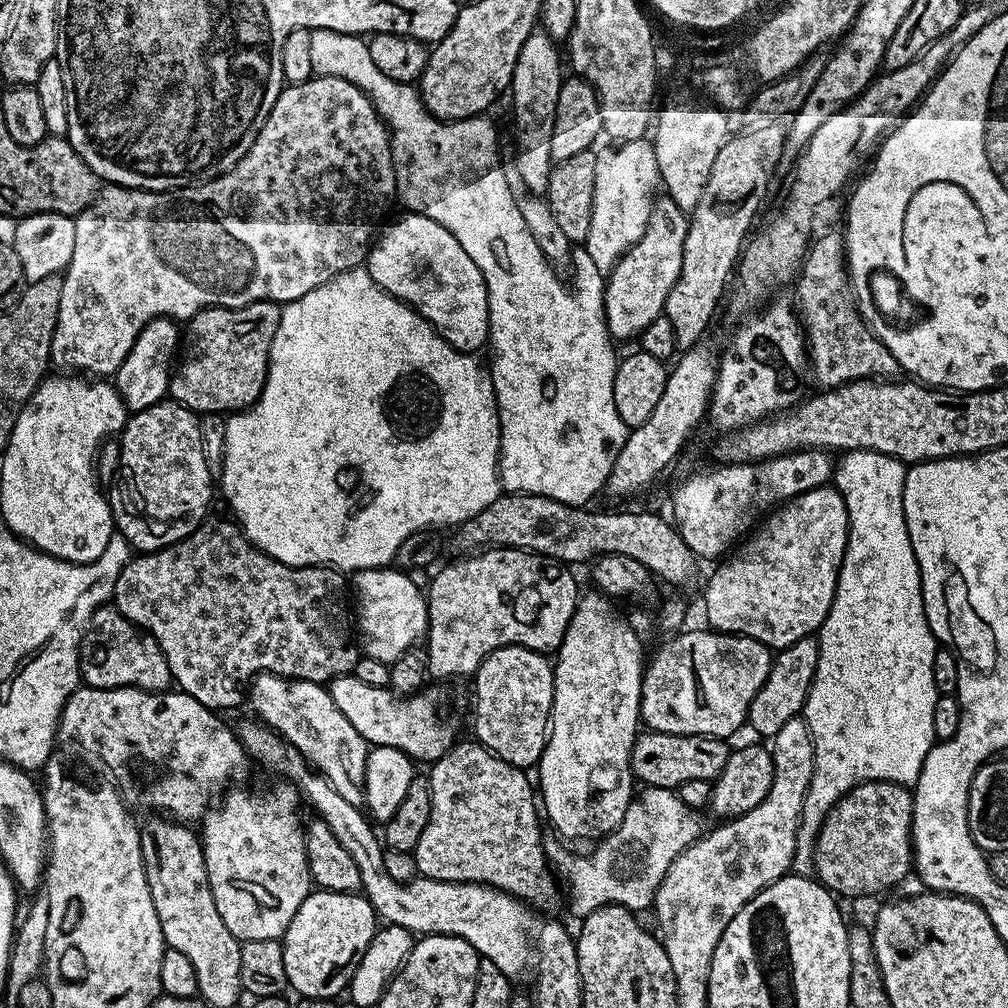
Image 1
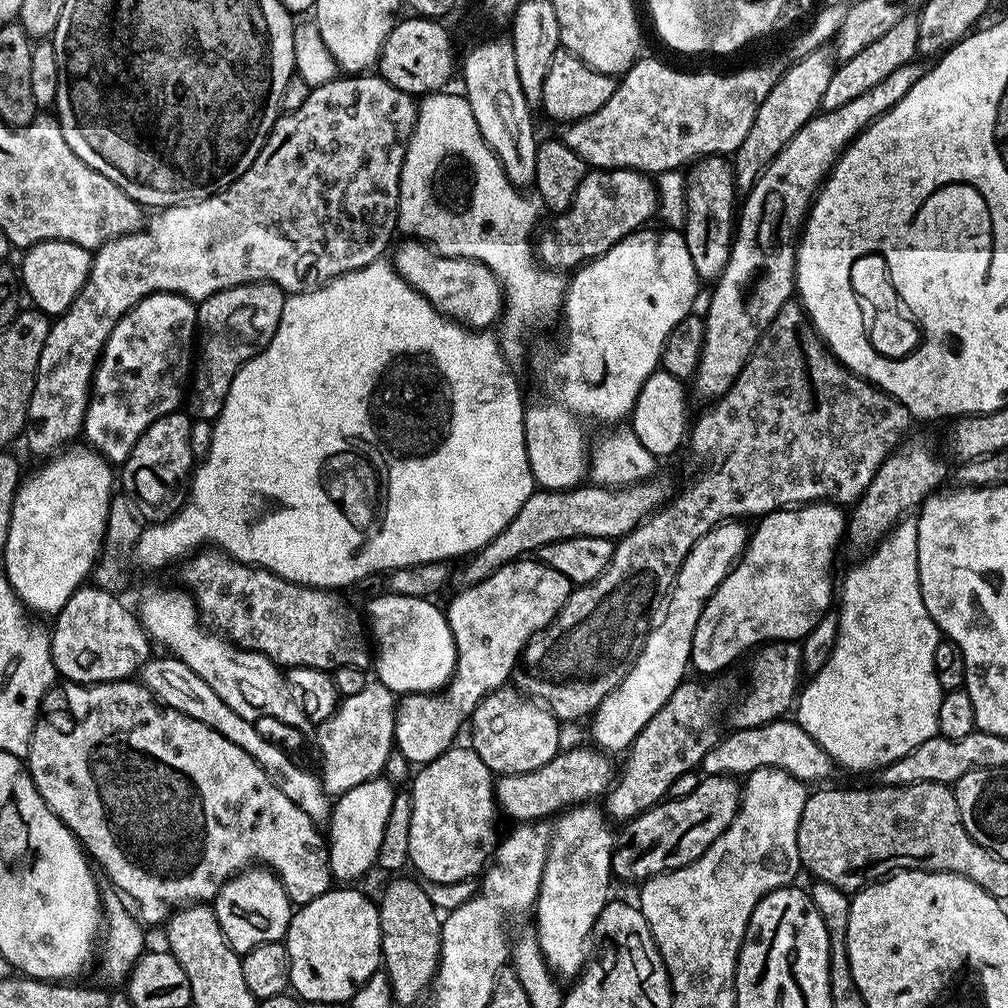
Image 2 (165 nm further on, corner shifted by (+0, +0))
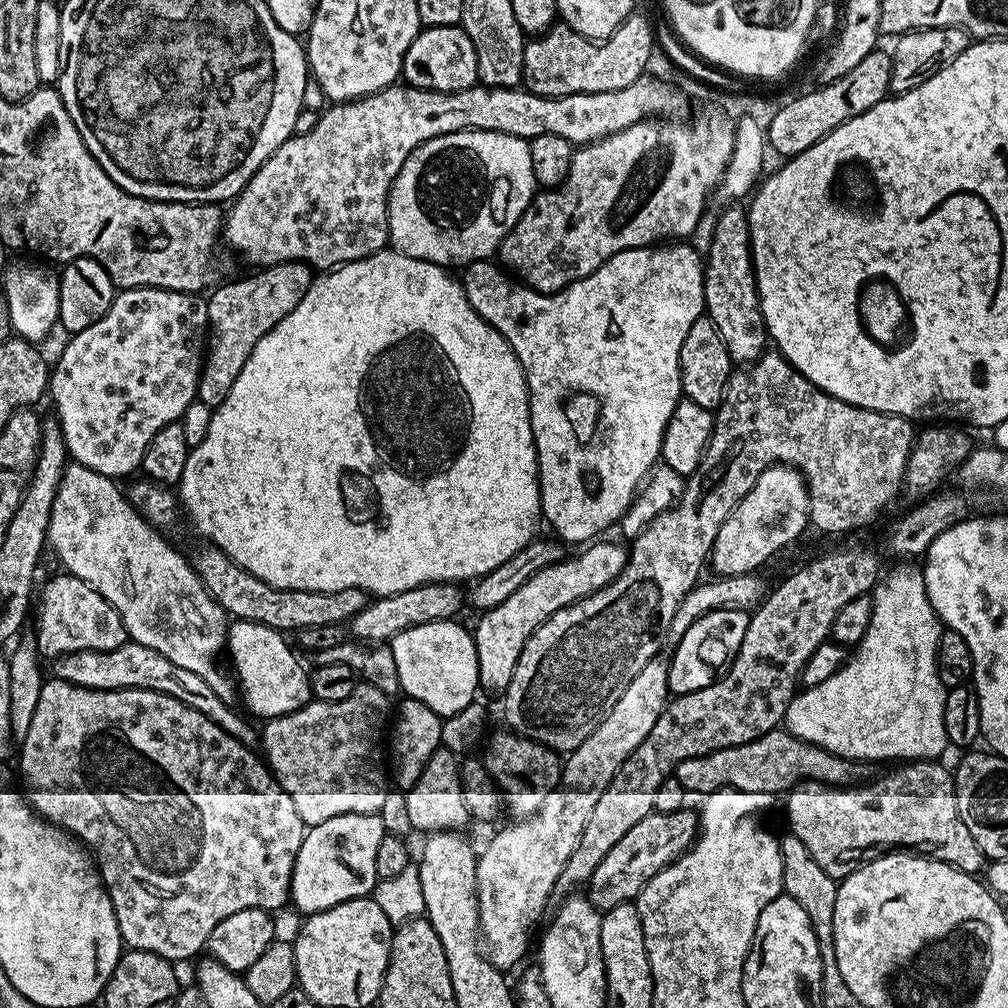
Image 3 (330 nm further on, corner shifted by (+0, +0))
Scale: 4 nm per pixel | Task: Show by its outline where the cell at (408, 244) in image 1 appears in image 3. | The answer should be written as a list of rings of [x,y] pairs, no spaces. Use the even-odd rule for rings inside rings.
[[[661,242],[647,248],[631,248],[614,254],[594,274],[574,282],[561,292],[536,292],[513,278],[499,263],[491,259],[471,261],[463,269],[462,283],[464,293],[474,306],[474,310],[488,325],[514,350],[518,362],[524,371],[524,383],[528,385],[528,409],[530,410],[530,426],[536,447],[536,471],[540,478],[540,510],[543,519],[553,528],[555,535],[569,545],[592,542],[597,539],[599,532],[608,527],[619,525],[626,510],[632,505],[637,492],[660,460],[662,438],[666,426],[670,422],[670,414],[674,414],[674,406],[682,399],[680,391],[680,351],[682,342],[686,342],[686,333],[699,316],[705,315],[704,307],[704,265],[701,253],[697,252],[688,242]]]

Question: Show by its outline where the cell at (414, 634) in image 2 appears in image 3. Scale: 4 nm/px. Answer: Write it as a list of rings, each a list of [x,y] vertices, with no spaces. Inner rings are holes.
[[[451,619],[410,626],[390,641],[394,666],[398,666],[400,692],[405,697],[422,702],[441,718],[473,703],[480,688],[476,641],[469,629],[467,632],[456,623],[460,622]]]

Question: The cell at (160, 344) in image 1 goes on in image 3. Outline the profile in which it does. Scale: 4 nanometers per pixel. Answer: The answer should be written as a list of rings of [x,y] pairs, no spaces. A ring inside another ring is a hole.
[[[129,288],[127,290],[121,291],[119,295],[113,299],[112,305],[110,306],[110,310],[101,318],[98,322],[94,322],[94,326],[86,326],[86,330],[82,330],[81,332],[75,333],[71,337],[72,340],[68,345],[65,346],[64,349],[60,352],[60,357],[57,358],[56,364],[54,360],[54,367],[50,372],[50,400],[52,396],[52,404],[56,407],[56,412],[54,412],[55,419],[60,421],[60,429],[62,430],[62,434],[64,435],[64,441],[66,442],[66,446],[68,447],[68,455],[71,457],[73,461],[77,464],[81,464],[82,466],[86,466],[90,470],[94,470],[98,474],[102,474],[103,476],[110,476],[113,478],[121,478],[120,476],[128,476],[131,477],[133,473],[132,471],[139,469],[144,462],[144,455],[146,454],[146,450],[150,446],[150,442],[154,438],[154,434],[158,434],[158,430],[162,430],[162,426],[166,426],[167,424],[174,424],[179,421],[180,417],[184,415],[184,411],[186,411],[189,406],[192,405],[193,400],[196,399],[196,387],[198,386],[198,378],[200,377],[200,366],[206,355],[206,337],[208,335],[208,301],[205,299],[203,295],[193,294],[190,292],[171,292],[170,290],[166,290],[165,288]]]

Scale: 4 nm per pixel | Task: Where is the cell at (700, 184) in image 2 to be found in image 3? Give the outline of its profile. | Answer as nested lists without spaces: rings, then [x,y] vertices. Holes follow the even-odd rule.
[[[743,207],[726,208],[718,218],[704,265],[704,307],[714,326],[718,326],[718,334],[722,334],[722,342],[726,342],[733,365],[747,366],[764,355],[770,337],[764,325],[760,298],[756,295],[752,239],[748,229],[748,214]]]

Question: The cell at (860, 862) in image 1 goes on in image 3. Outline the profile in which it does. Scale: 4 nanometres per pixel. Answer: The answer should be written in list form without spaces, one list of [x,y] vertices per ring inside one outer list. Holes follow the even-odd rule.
[[[931,760],[904,762],[893,768],[896,769],[886,773],[881,780],[873,779],[850,788],[833,788],[815,782],[797,784],[786,796],[791,835],[796,836],[798,842],[806,846],[806,850],[810,850],[810,858],[814,858],[814,862],[818,862],[826,874],[837,878],[849,876],[853,866],[877,860],[897,850],[946,862],[963,872],[983,873],[986,868],[985,854],[978,842],[974,842],[974,834],[966,830],[966,822],[962,822],[956,812],[956,782],[953,773],[949,769],[947,772],[940,762]]]

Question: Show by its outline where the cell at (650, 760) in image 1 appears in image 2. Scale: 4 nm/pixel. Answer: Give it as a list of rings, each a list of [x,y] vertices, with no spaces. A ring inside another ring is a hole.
[[[565,747],[563,750],[557,752],[554,758],[550,758],[550,762],[546,762],[546,766],[538,766],[538,770],[530,770],[522,774],[497,775],[494,780],[497,809],[503,815],[505,812],[510,819],[516,820],[512,822],[544,822],[549,819],[547,816],[553,815],[552,817],[555,817],[557,814],[563,813],[565,810],[581,802],[588,802],[596,798],[592,796],[603,797],[614,783],[614,768],[612,772],[613,757],[605,754],[603,751],[597,750],[595,747],[587,747]]]

